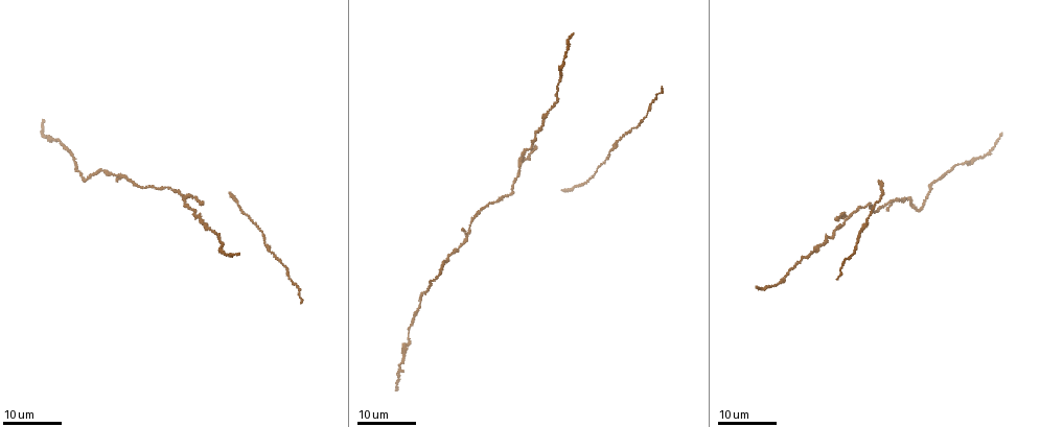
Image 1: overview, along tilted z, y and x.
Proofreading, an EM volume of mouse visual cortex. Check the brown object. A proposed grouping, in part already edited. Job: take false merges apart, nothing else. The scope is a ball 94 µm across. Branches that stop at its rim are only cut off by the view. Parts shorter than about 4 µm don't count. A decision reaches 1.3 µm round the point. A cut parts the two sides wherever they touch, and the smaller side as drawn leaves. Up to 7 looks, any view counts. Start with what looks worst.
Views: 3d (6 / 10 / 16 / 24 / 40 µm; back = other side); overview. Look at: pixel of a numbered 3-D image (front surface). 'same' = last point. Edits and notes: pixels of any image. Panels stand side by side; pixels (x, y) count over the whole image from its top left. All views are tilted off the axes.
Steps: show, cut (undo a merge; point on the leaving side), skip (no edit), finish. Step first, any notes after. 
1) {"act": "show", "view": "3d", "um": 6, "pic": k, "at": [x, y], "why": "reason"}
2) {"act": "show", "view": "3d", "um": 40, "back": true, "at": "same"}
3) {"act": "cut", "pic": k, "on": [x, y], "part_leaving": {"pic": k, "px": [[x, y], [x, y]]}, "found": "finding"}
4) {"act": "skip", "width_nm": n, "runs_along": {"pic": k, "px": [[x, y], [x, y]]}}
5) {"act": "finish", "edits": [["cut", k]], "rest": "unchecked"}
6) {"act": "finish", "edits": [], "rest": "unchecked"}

{"act": "show", "view": "3d", "um": 16, "pic": 1, "at": [845, 218], "why": "arms part here"}

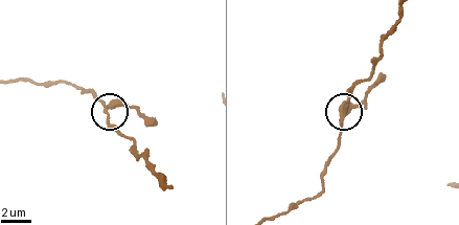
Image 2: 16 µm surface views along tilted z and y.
{"act": "show", "view": "3d", "um": 6, "pic": 2, "at": [106, 116]}

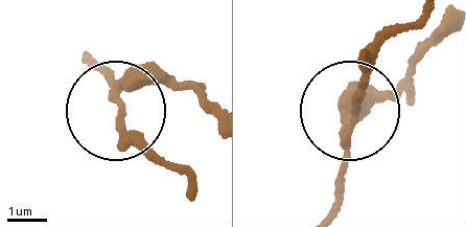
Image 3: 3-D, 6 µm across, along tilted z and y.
{"act": "skip", "arms": 3, "found": "all the same cell"}

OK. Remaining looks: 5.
{"act": "show", "view": "3d", "um": 24, "pic": 1, "at": [816, 252], "why": "thick turns thin"}

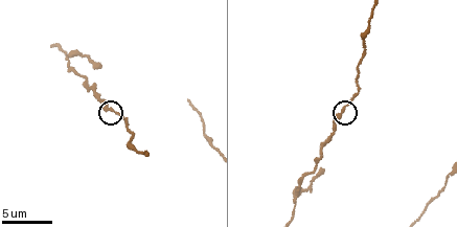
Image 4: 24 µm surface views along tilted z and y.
{"act": "show", "view": "3d", "um": 10, "pic": 4, "at": [109, 111]}

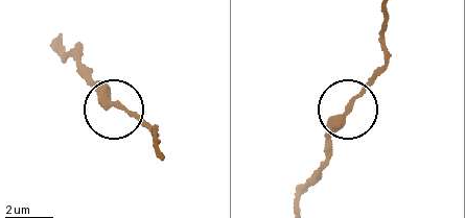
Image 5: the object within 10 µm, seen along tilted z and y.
{"act": "skip", "arms": 3, "runs_along": {"pic": 5, "px": [[296, 203], [330, 151], [346, 111], [382, 71]]}, "found": "continuous, no second cell"}

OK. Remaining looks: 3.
{"act": "show", "view": "3d", "um": 24, "pic": 1, "at": [967, 162], "why": "sudden change in width"}

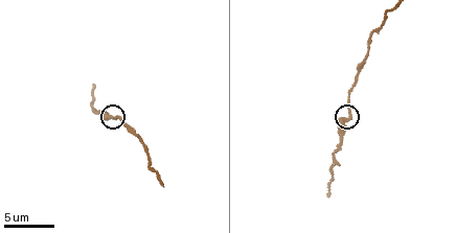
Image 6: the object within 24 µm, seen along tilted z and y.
{"act": "show", "view": "3d", "um": 10, "pic": 6, "at": [349, 113], "why": "zoom in"}

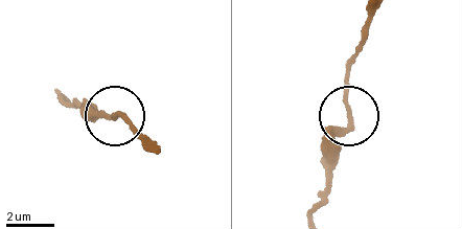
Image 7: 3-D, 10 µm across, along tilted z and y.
{"act": "skip", "found": "continuous, no second cell"}

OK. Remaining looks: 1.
{"act": "finish", "edits": [], "rest": "unchecked"}

